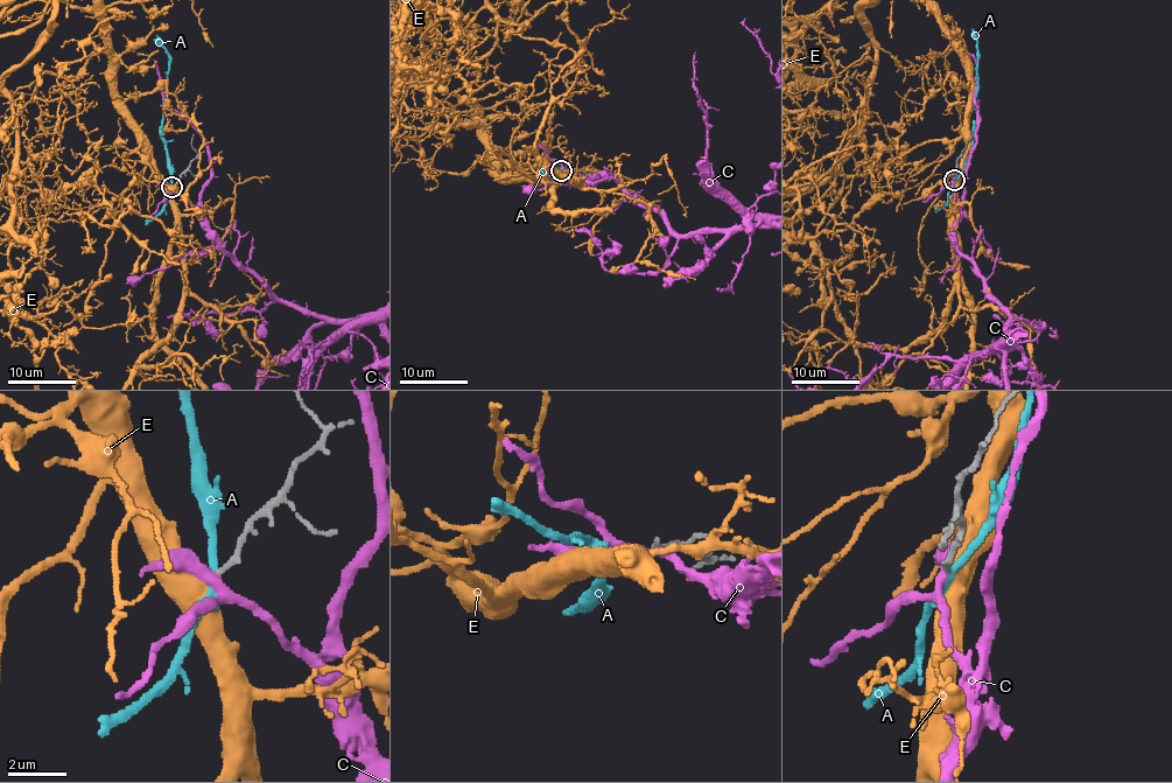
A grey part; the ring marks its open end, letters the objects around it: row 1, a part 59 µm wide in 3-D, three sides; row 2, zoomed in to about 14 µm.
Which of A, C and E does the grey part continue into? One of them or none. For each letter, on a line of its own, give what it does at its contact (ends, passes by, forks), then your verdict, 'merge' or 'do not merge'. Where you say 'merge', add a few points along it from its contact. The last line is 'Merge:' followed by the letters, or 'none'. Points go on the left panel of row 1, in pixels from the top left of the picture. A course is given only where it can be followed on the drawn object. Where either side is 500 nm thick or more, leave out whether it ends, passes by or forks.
A: it passes by; do not merge
C: it forks; do not merge
E: merge
Merge: E

